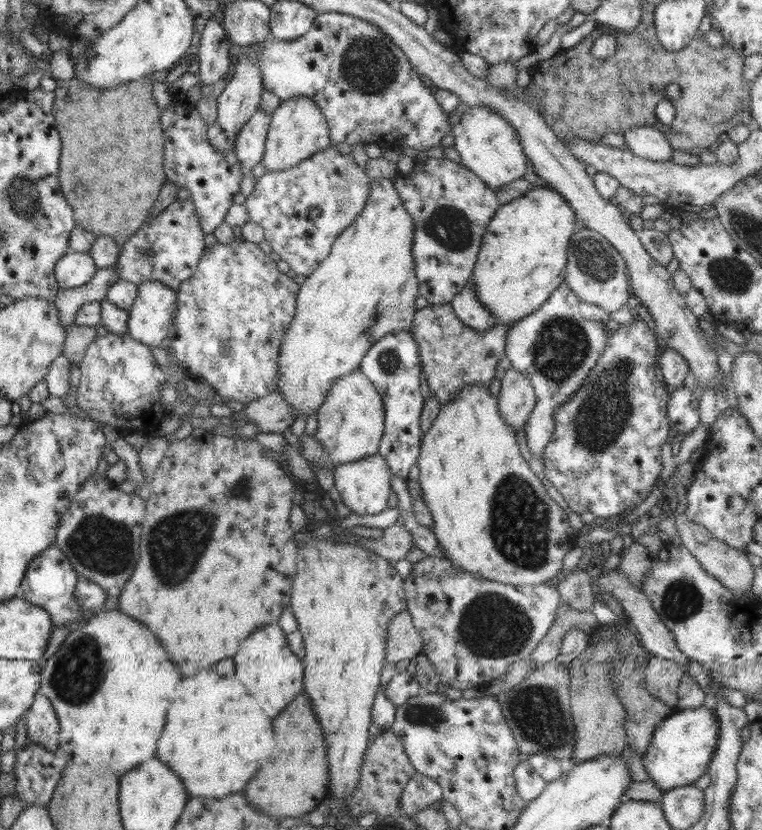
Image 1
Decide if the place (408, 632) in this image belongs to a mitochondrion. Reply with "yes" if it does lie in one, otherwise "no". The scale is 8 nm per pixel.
no

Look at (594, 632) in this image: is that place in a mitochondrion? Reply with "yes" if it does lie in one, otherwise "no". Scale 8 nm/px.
no

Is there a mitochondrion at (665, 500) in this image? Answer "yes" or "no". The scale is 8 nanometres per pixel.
no

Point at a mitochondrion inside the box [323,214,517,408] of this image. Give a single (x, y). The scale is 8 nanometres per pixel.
(389, 361)

